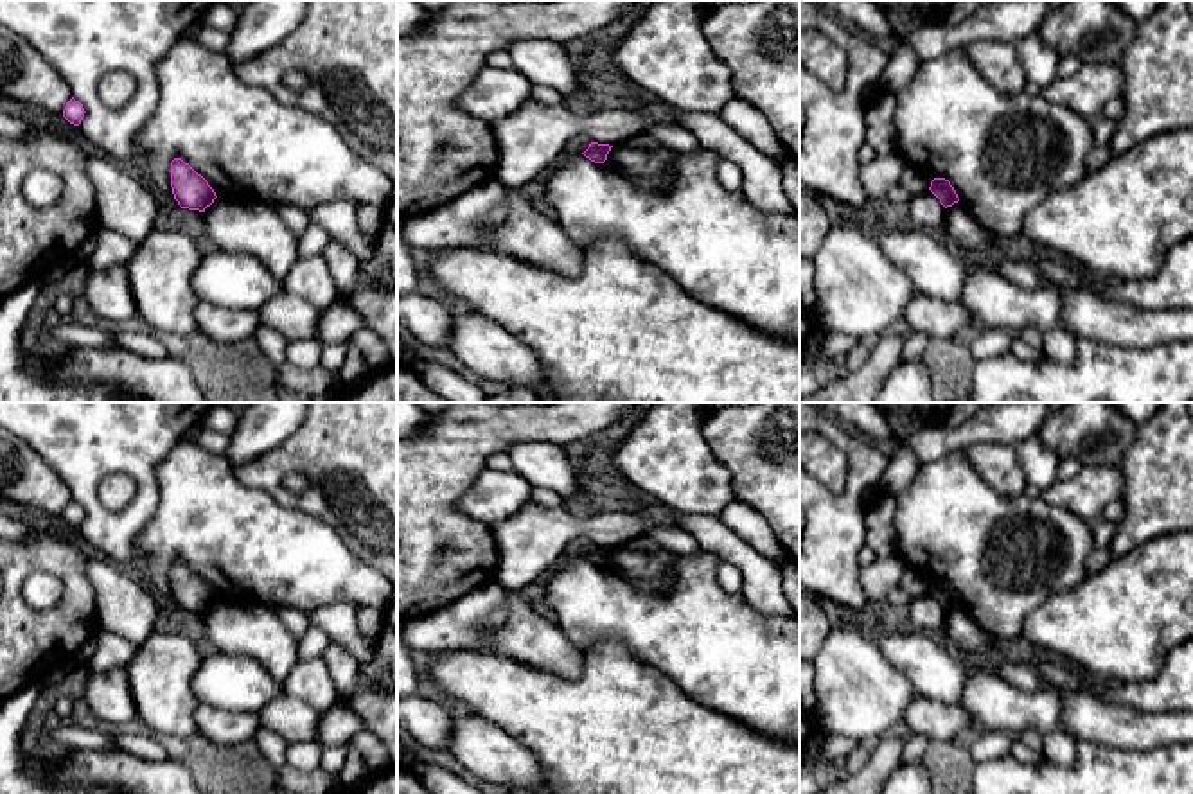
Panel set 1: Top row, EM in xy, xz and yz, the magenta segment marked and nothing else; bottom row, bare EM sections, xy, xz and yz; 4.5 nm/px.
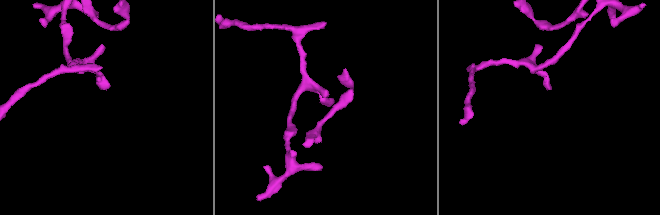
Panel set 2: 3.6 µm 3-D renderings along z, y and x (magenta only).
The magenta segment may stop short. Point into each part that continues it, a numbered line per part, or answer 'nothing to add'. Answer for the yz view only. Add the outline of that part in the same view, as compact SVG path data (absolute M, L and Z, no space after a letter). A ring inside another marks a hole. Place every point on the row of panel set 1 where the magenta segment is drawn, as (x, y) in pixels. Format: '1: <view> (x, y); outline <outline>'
nothing to add

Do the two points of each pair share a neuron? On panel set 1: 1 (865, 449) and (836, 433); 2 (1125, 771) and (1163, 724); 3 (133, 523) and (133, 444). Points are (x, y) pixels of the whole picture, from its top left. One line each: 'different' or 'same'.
1: same
2: different
3: same

